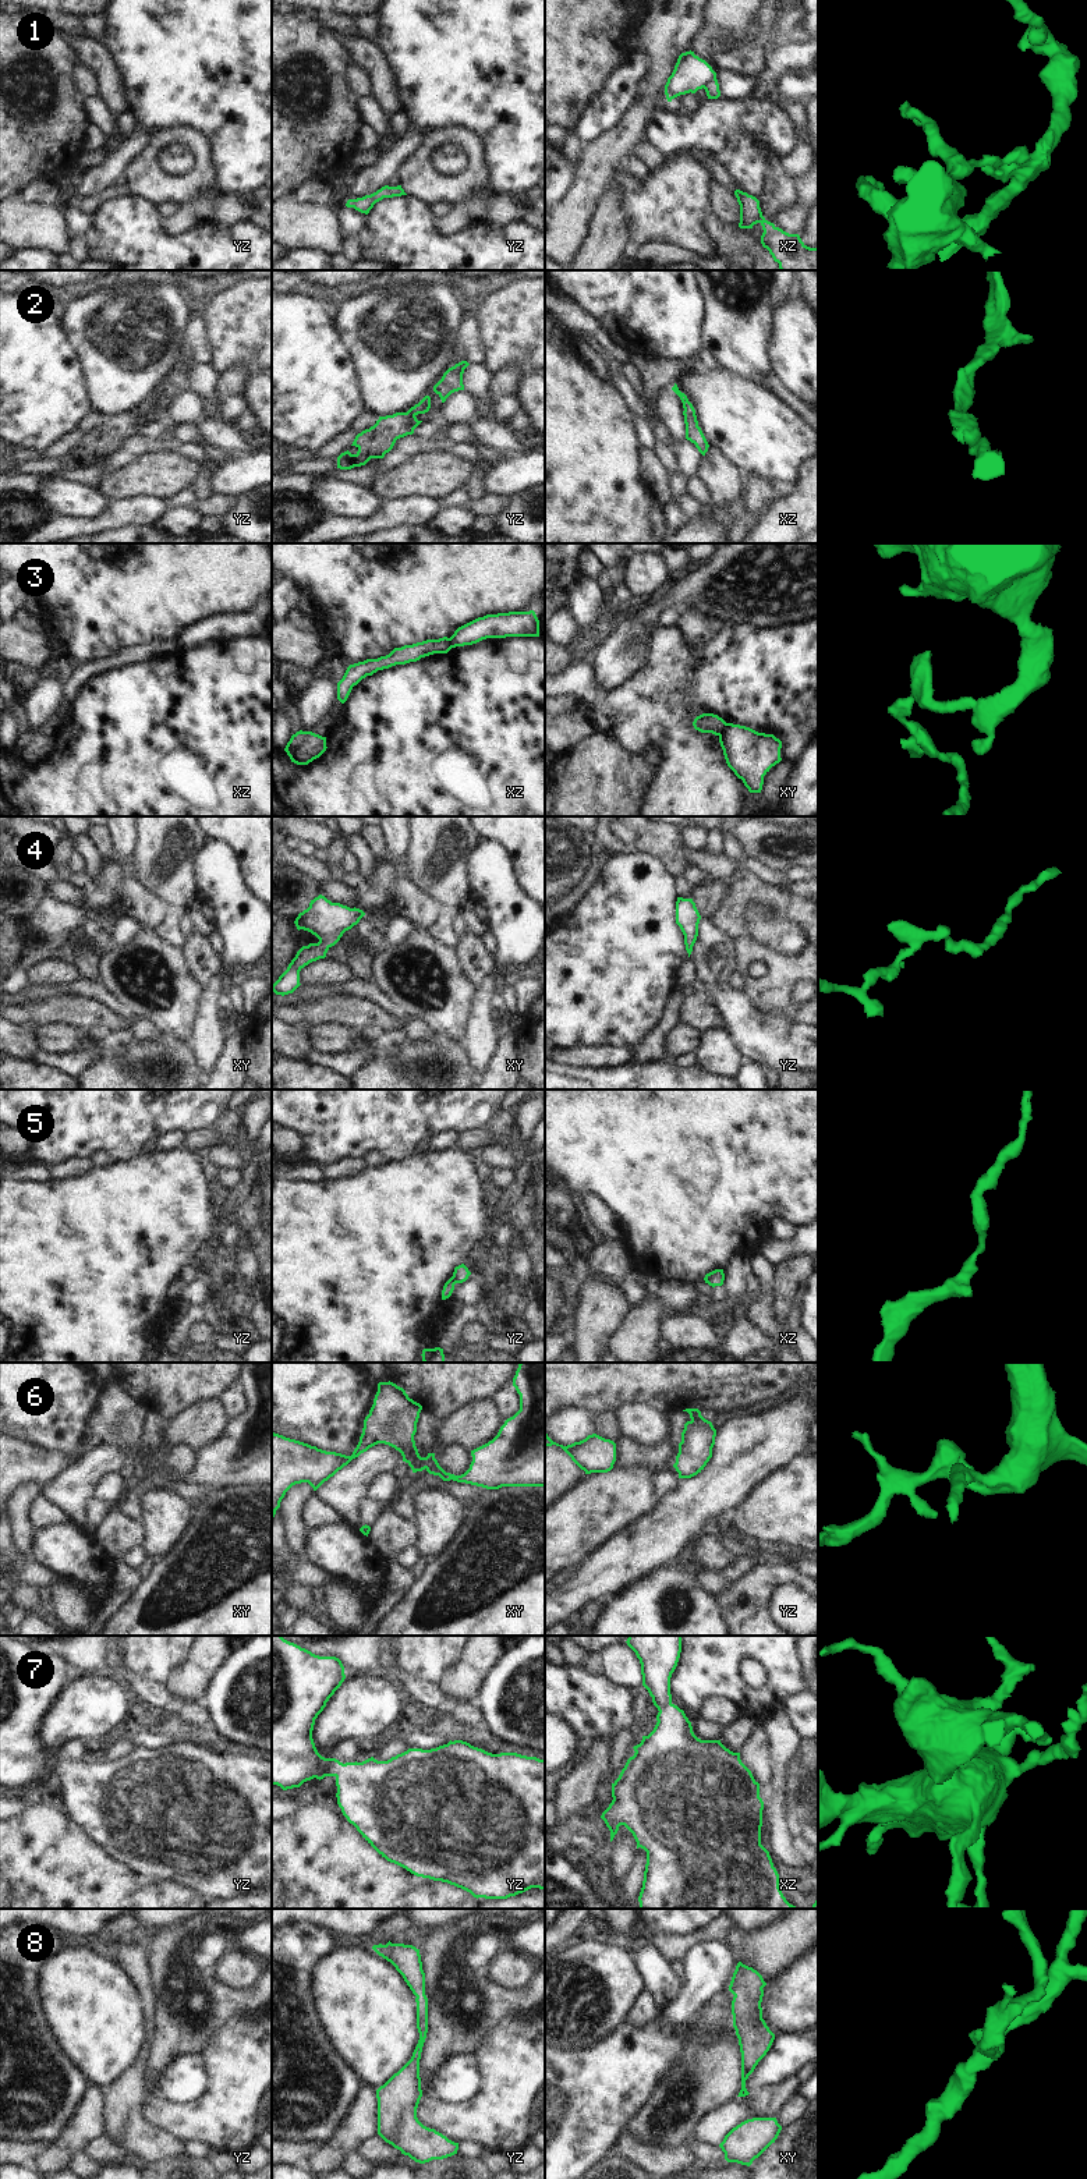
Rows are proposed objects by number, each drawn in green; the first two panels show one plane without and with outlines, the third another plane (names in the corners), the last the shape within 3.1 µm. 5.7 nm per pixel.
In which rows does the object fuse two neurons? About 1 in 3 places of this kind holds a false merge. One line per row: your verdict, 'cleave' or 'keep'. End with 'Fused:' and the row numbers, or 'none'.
1: cleave
2: keep
3: cleave
4: keep
5: keep
6: keep
7: keep
8: keep
Fused: 1, 3

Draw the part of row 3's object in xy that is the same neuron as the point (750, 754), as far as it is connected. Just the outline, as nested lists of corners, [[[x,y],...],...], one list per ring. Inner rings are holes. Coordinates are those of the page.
[[[727,723],[719,734],[727,766],[743,780],[750,793],[761,793],[764,776],[782,761],[782,741],[773,734]]]

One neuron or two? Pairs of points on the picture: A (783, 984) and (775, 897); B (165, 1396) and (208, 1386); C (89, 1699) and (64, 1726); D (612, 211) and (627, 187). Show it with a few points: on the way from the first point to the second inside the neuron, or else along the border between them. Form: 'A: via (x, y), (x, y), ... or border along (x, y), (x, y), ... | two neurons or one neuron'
A: via (765, 955), (739, 932), (739, 909), (746, 902) | one neuron
B: via (176, 1386), (197, 1386) | one neuron
C: via (85, 1706), (71, 1719) | one neuron
D: border along (609, 188), (620, 194), (625, 225), (627, 227) | two neurons

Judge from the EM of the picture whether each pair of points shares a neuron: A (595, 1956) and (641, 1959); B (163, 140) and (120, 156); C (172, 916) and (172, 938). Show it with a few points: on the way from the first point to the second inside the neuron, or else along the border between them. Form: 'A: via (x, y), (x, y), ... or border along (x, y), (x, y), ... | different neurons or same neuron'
A: border along (630, 1955), (644, 1988) | different neurons
B: border along (151, 135), (147, 146), (124, 170) | different neurons
C: via (172, 921), (172, 932) | same neuron

